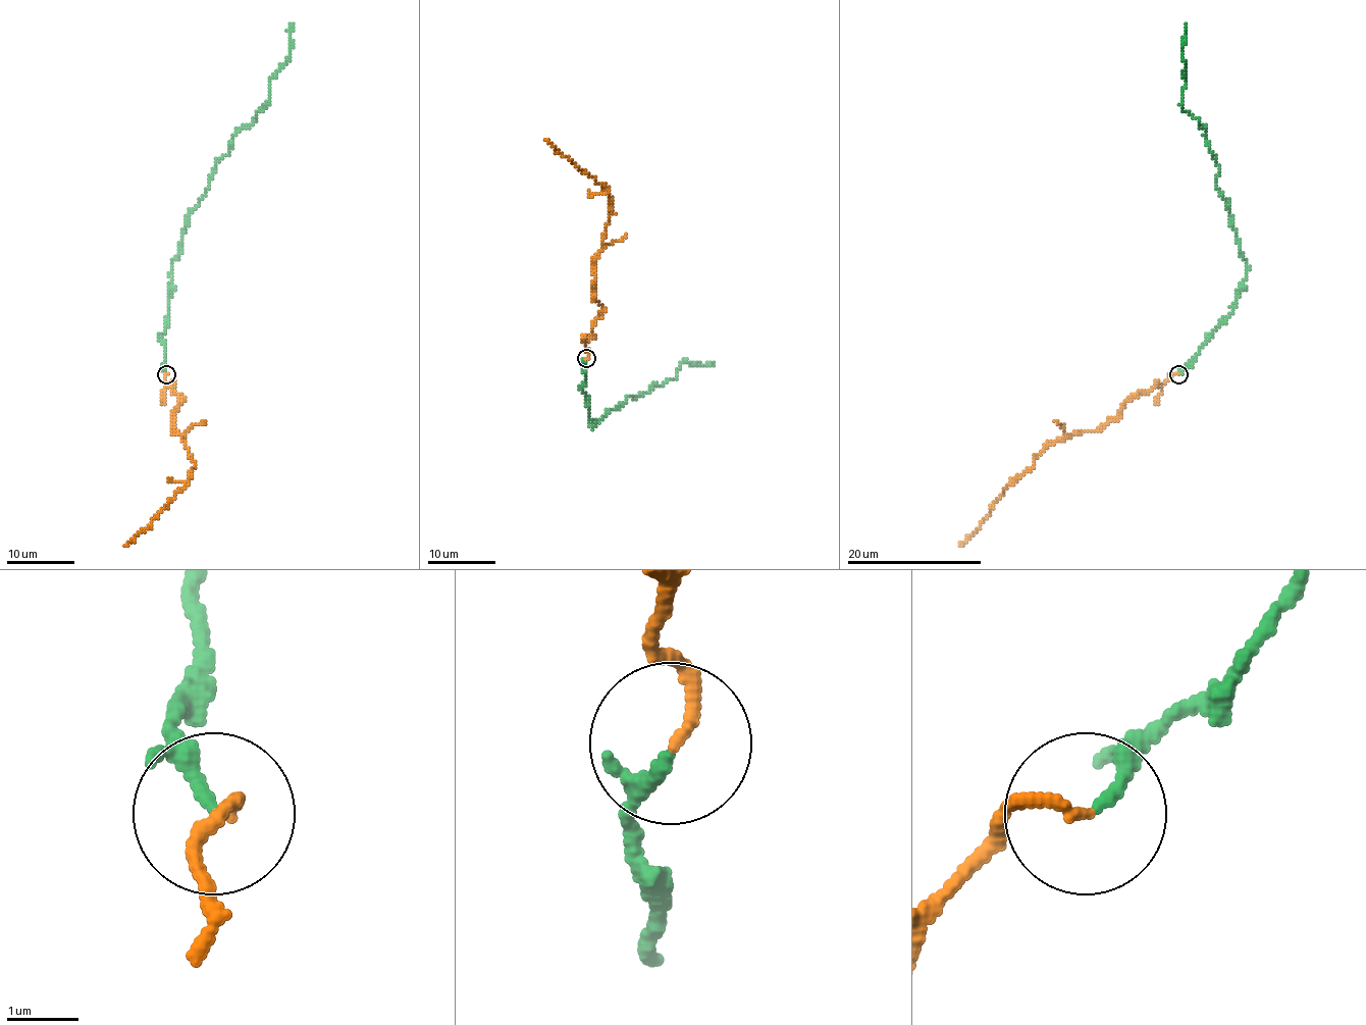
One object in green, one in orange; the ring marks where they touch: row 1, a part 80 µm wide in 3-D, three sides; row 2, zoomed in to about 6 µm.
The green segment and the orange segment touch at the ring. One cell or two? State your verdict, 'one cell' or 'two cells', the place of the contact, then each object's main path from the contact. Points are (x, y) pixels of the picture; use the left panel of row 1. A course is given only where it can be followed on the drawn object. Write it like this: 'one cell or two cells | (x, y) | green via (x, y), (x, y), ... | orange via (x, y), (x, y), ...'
one cell | (166, 374) | green via (165, 374), (170, 262), (186, 214), (233, 136), (270, 97), (268, 80), (291, 53), (292, 22) | orange via (165, 374), (164, 379), (182, 400), (174, 418), (174, 431), (180, 436), (195, 464), (186, 484), (125, 545)

